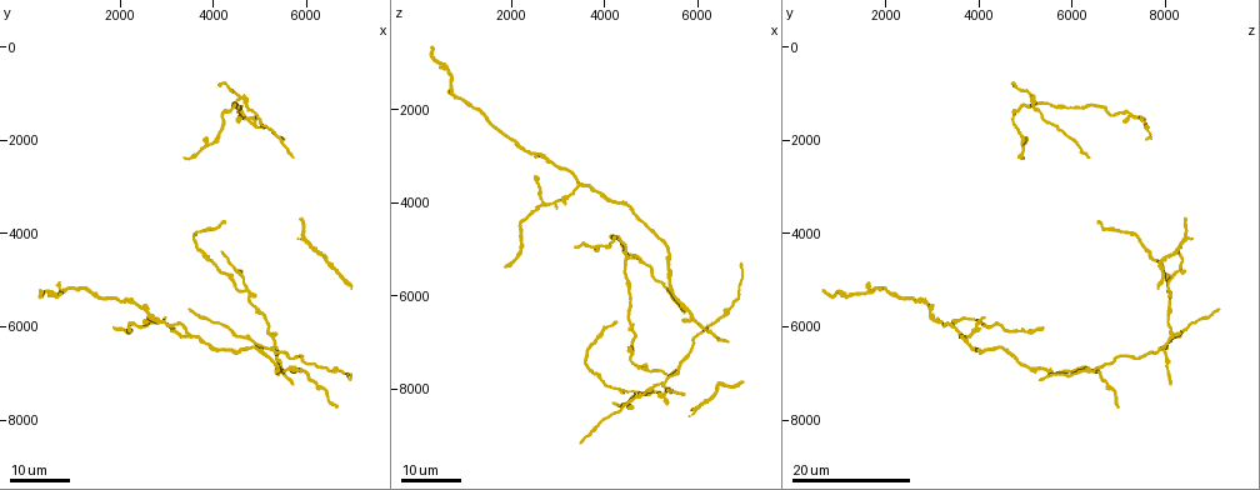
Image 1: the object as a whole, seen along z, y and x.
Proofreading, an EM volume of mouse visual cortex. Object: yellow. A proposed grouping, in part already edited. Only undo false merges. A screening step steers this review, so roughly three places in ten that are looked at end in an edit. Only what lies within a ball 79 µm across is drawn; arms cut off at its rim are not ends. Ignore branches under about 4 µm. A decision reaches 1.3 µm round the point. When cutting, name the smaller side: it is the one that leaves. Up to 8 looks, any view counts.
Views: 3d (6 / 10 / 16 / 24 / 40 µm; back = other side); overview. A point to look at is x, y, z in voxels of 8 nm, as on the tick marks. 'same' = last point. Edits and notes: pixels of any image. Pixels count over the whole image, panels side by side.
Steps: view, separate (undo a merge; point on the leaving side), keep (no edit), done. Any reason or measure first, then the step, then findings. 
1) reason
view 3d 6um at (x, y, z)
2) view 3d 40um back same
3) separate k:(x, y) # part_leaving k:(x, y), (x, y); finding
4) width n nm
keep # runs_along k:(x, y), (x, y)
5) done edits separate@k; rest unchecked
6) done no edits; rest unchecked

thick turns thin
view 3d 16um at (2600, 5600, 2950)

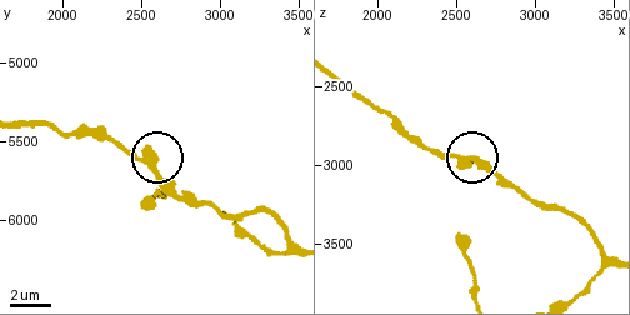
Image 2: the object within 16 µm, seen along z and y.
view 3d 10um at (2540, 5620, 2960)

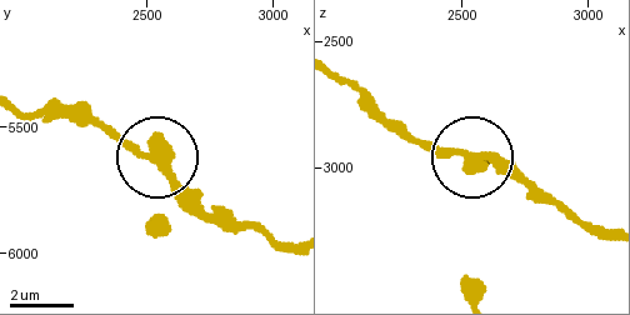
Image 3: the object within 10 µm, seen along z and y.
width 400 nm
keep # runs_along 3:(290, 244), (216, 220), (169, 164), (129, 148), (83, 101); all the same neuron

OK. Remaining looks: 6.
branch point
view 3d 24um at (3450, 6250, 3600)

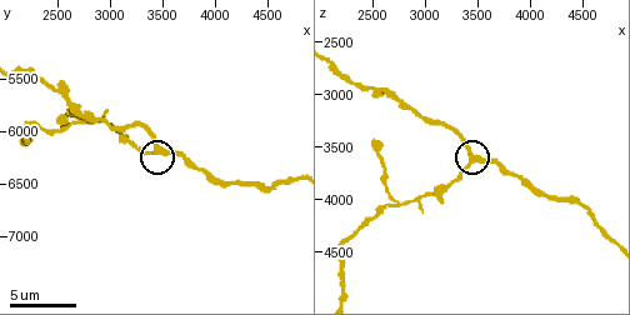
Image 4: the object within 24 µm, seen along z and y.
view 3d 6um at (3440, 6160, 3620)

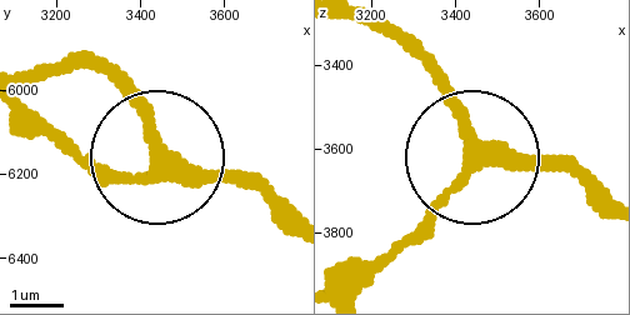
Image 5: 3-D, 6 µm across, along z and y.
arms 3
keep # one neuron here

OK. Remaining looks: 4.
two arms in line, one across
view 3d 6um at (2720, 5900, 4020)

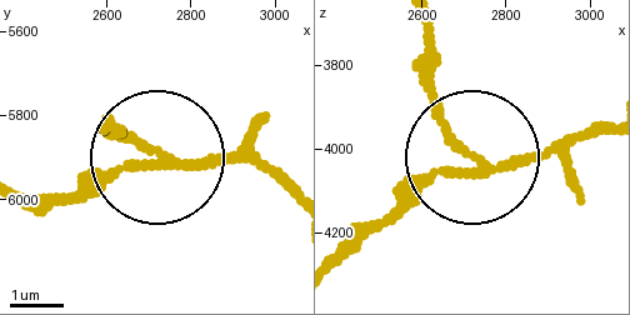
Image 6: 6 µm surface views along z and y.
width 150 nm
keep # runs_along 6:(604, 119), (550, 150), (483, 160), (438, 106), (420, 56); continuous, no second neuron

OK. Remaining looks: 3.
three arms meet
view 3d 16um at (5250, 6500, 7850)

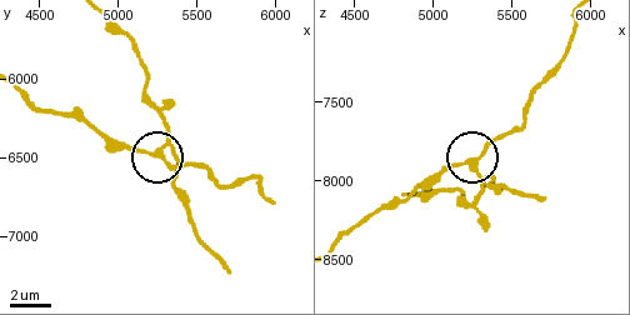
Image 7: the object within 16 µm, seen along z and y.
view 3d 6um at (5280, 6500, 7860)

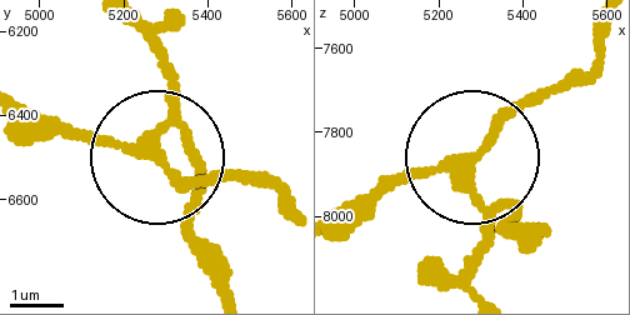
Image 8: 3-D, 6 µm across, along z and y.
side_arm 20 um
separate 8:(70, 138) # part_leaving 8:(145, 148), (195, 175), (263, 179), (289, 201); two neurons meet here

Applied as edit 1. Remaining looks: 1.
done edits separate@8; rest unchecked

